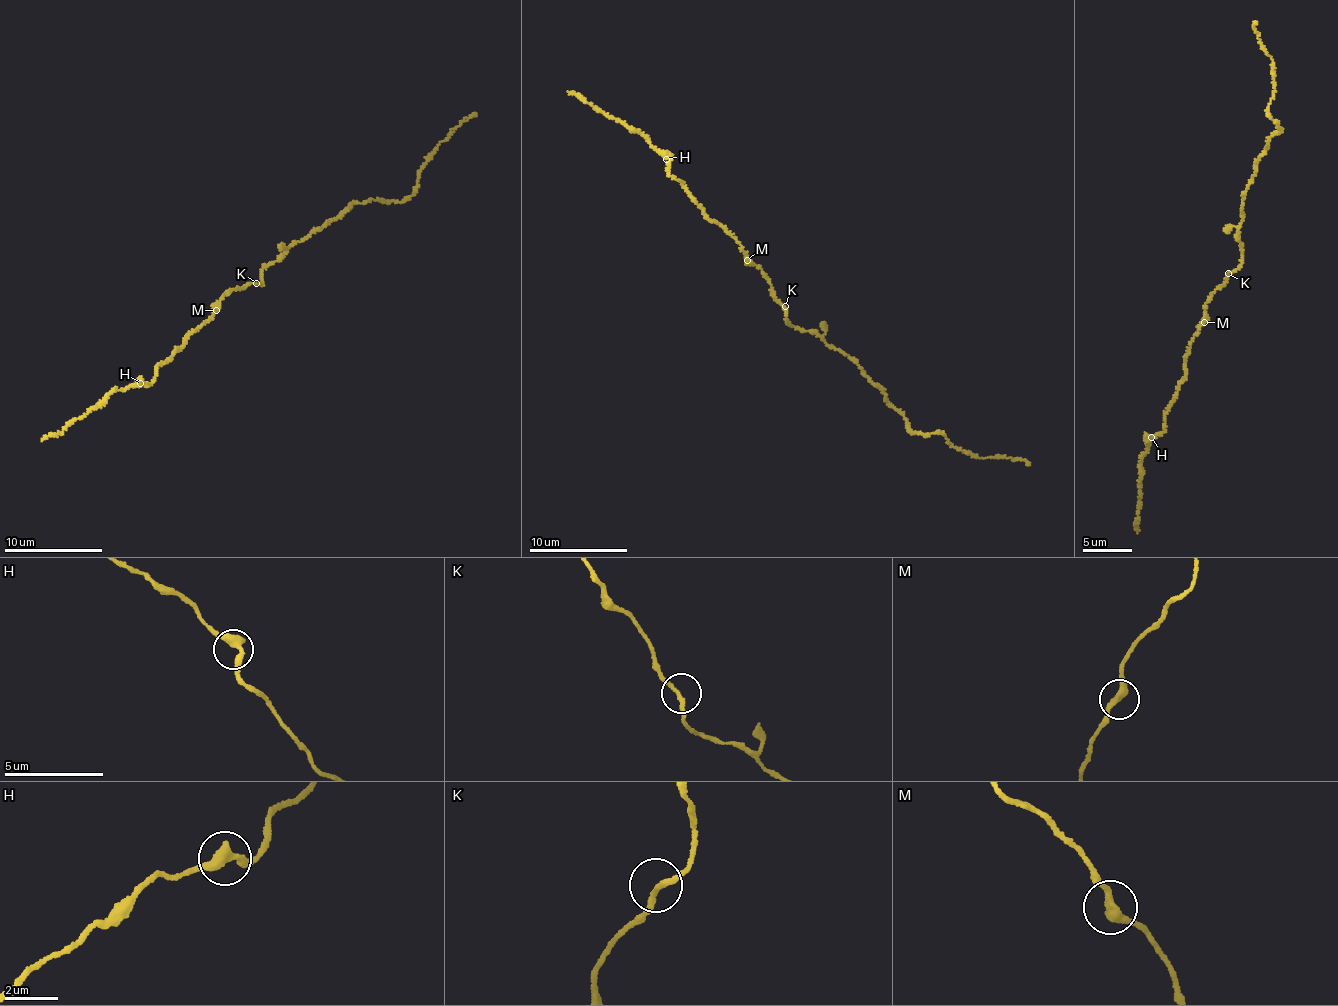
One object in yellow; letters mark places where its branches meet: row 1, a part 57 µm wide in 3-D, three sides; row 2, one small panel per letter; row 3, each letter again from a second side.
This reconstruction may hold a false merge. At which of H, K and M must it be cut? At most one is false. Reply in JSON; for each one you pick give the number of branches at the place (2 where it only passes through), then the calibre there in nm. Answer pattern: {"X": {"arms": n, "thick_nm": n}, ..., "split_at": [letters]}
{"split_at": []}

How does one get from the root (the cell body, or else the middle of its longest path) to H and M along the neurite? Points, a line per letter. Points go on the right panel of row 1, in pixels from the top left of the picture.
H: (1231, 273), (1211, 293), (1165, 425), (1151, 437)
M: (1231, 273), (1227, 274), (1223, 285), (1211, 293), (1204, 321)

